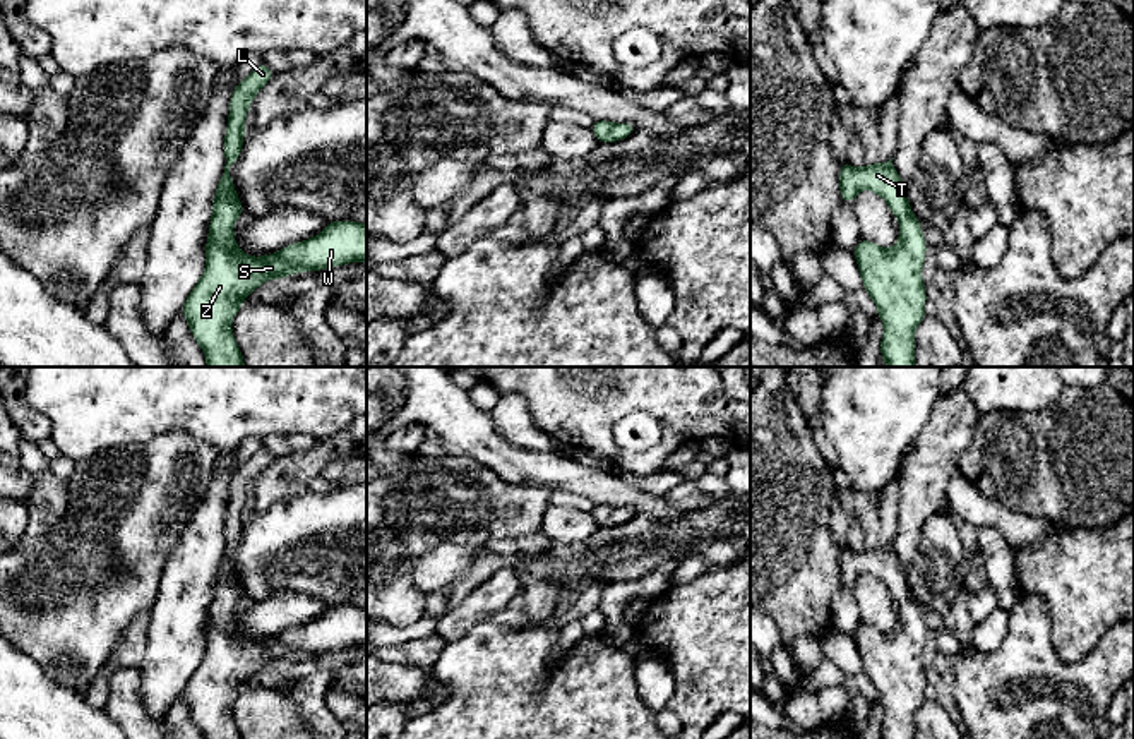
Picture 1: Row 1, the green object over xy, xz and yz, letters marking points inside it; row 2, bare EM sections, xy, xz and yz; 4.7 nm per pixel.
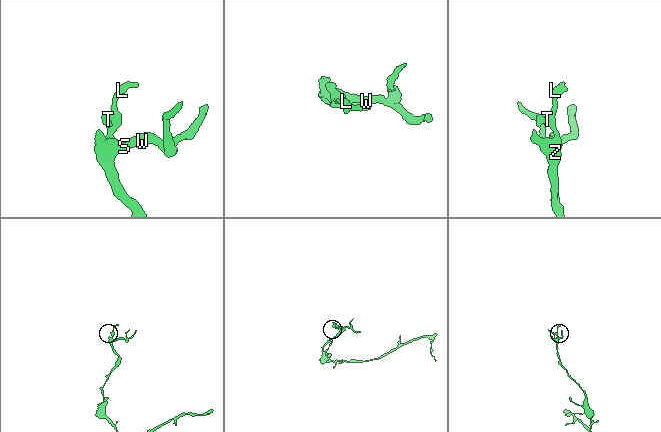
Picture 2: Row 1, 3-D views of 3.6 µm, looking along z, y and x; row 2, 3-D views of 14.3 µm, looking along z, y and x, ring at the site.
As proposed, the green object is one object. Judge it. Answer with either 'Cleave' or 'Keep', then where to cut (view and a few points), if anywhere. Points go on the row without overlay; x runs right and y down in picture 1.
Keep. No split

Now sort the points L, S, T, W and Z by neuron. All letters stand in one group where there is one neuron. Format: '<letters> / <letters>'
L S T W Z

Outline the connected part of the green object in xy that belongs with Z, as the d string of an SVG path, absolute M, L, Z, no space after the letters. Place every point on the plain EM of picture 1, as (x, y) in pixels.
M262 446L231 477L224 520L226 550L212 585L206 653L180 694L204 739L242 739L231 717L231 705L243 684L264 665L367 646L367 609L351 604L331 605L317 621L289 628L271 640L252 641L236 629L233 607L243 598L243 590L231 566L230 550L242 538L248 490L274 458Z

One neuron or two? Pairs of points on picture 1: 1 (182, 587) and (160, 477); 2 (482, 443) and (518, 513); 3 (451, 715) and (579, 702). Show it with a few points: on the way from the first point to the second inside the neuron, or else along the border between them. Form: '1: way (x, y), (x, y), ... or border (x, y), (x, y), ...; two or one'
1: border (192, 513), (177, 547), (167, 559), (160, 587); two
2: border (465, 455), (478, 460), (509, 482), (538, 486); two
3: way (483, 715), (547, 715); one

